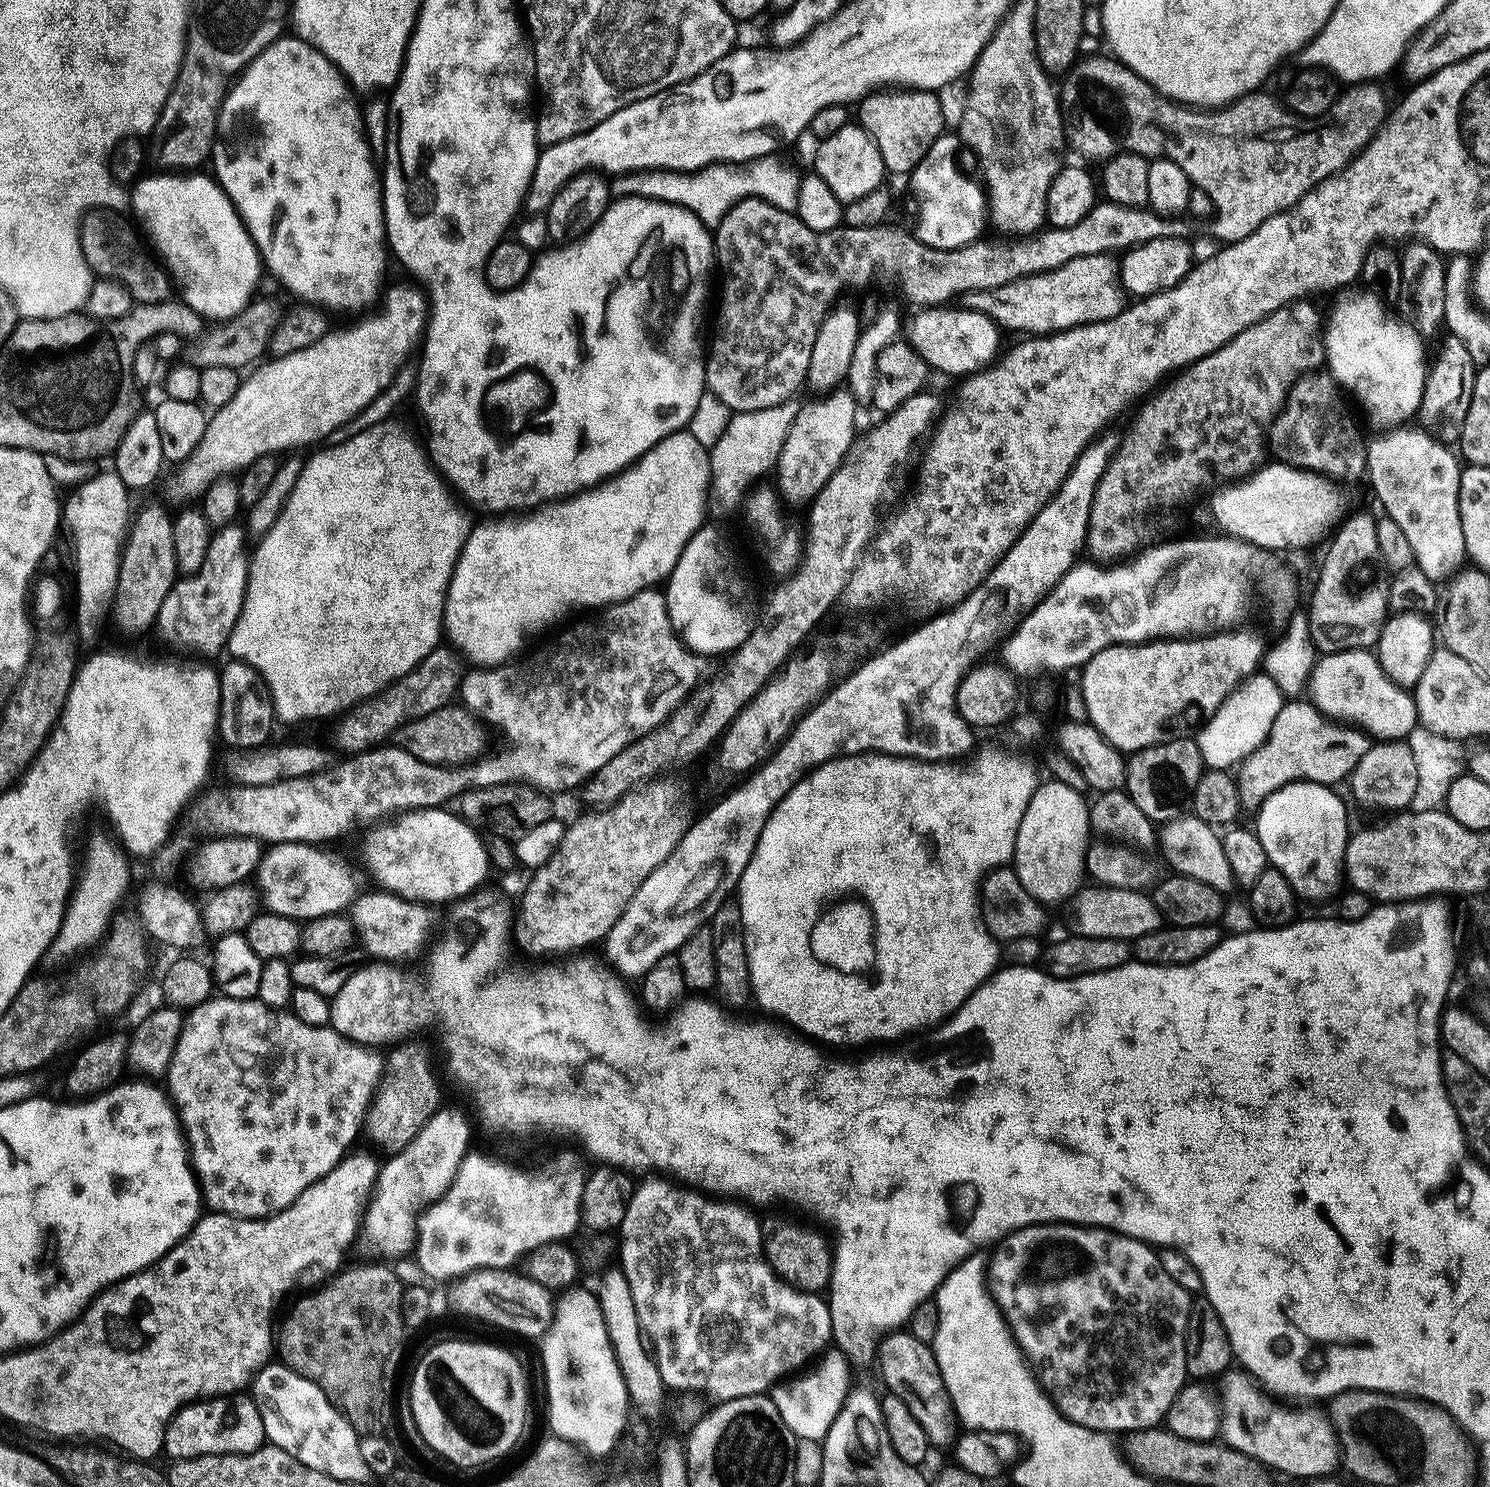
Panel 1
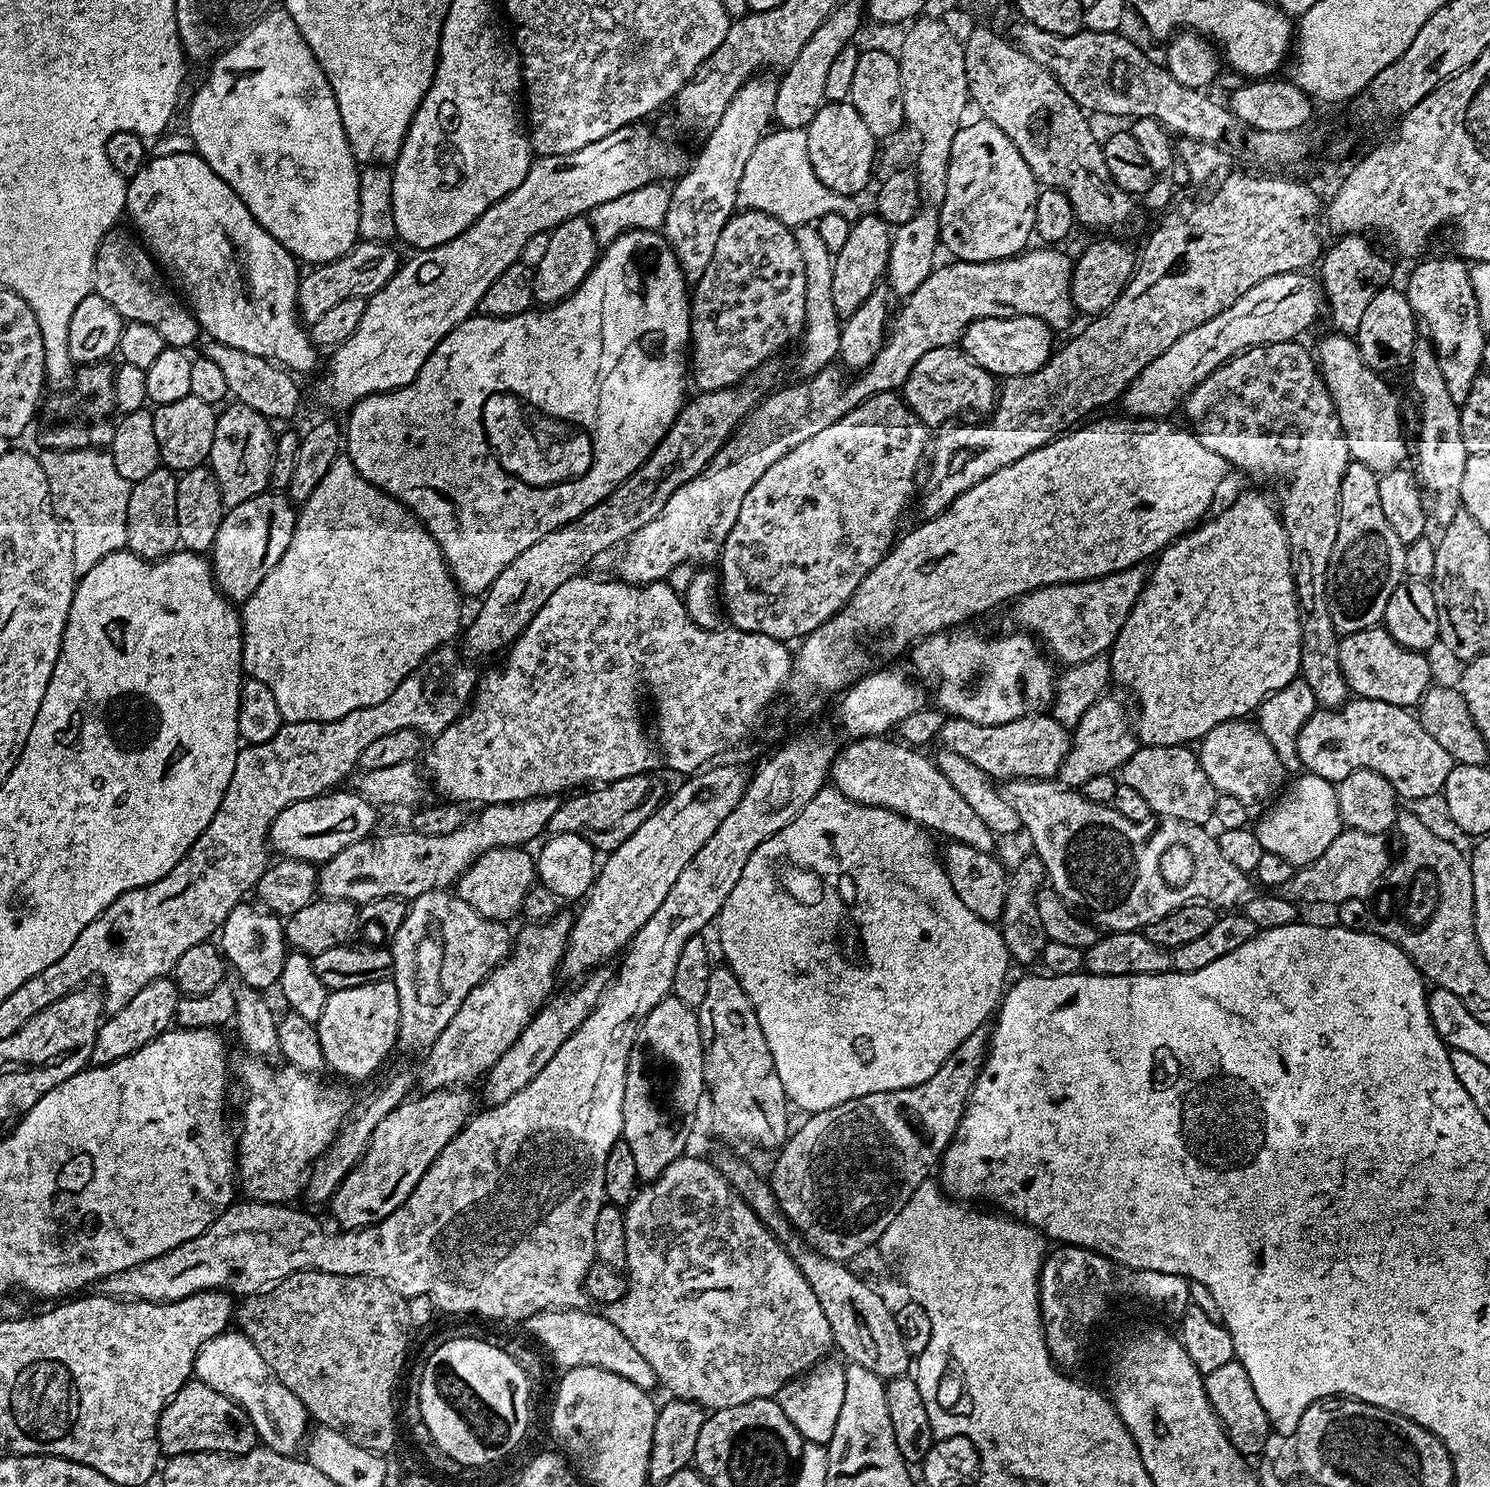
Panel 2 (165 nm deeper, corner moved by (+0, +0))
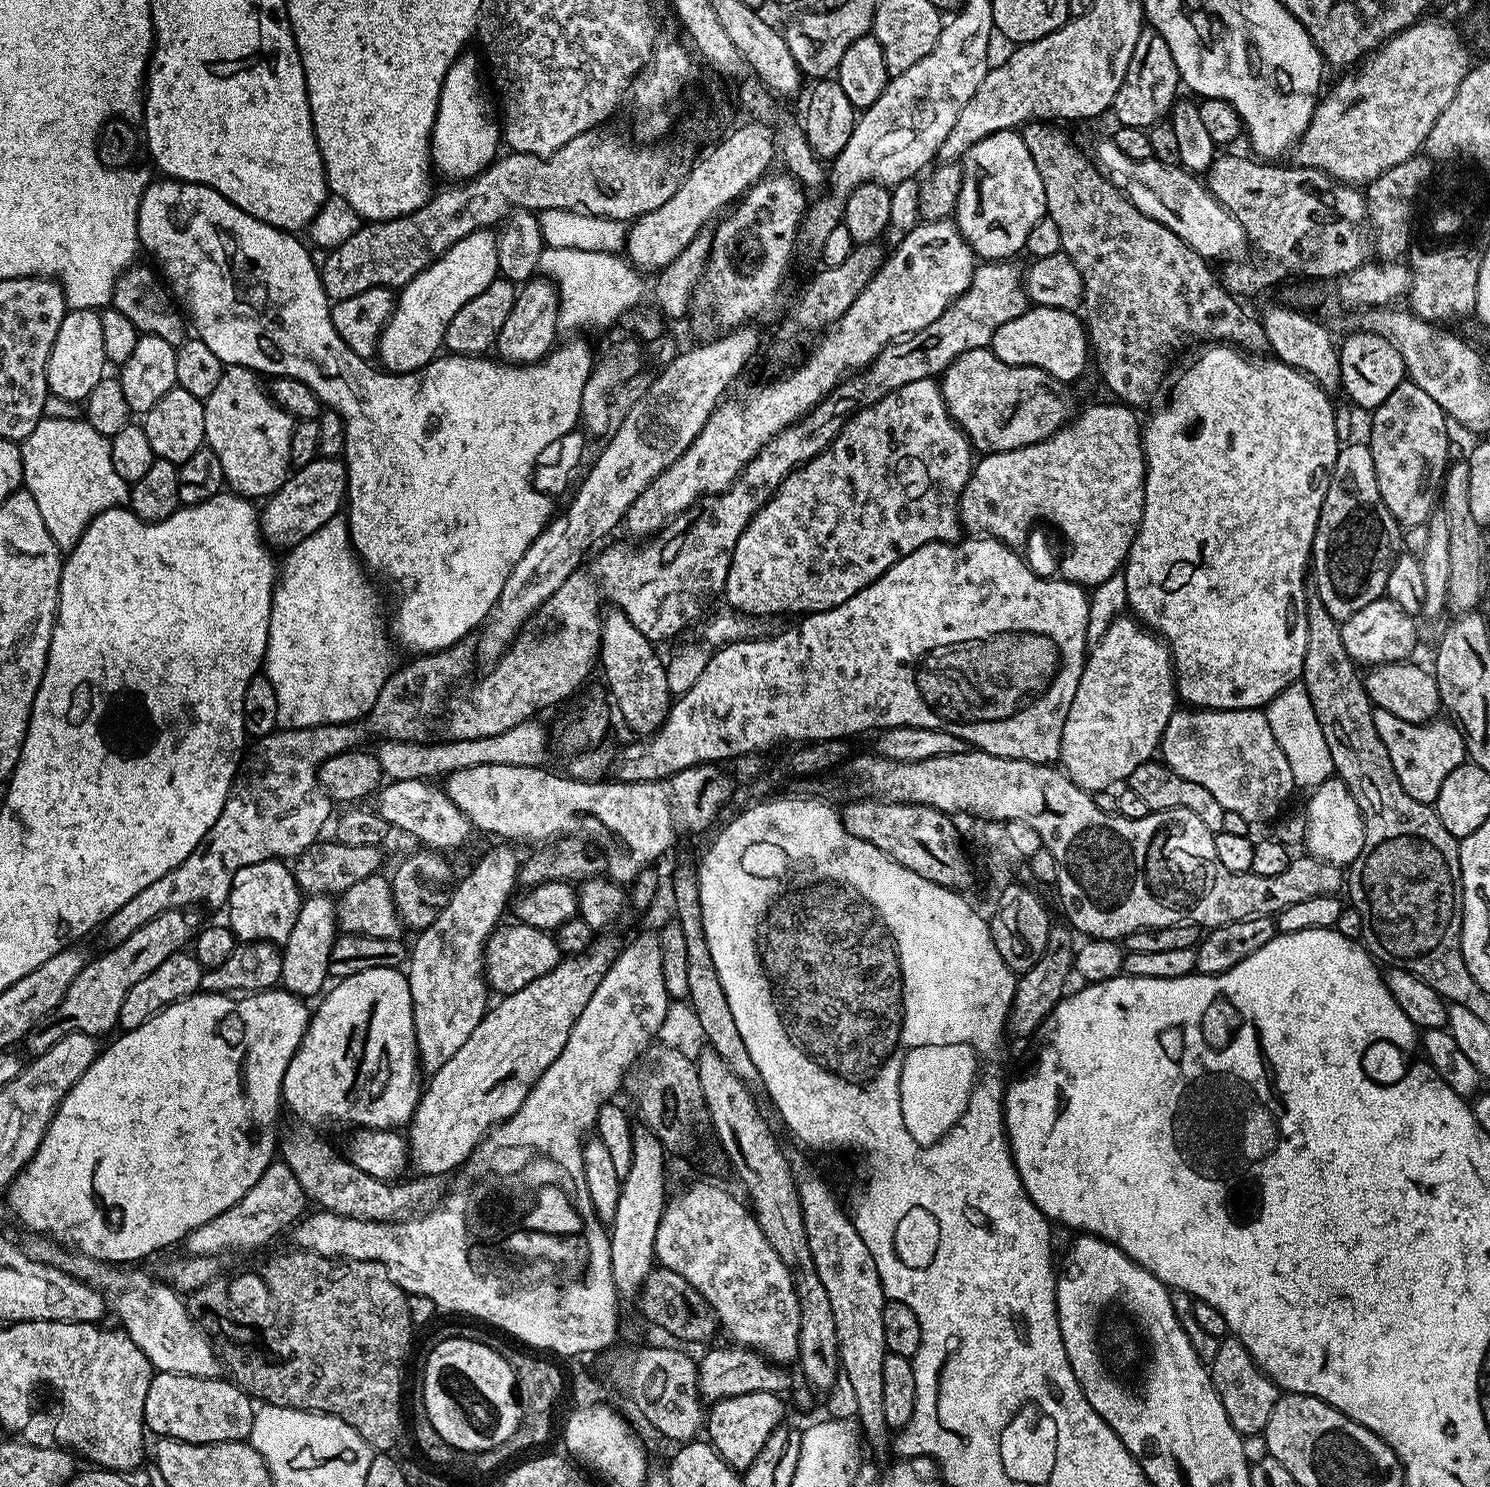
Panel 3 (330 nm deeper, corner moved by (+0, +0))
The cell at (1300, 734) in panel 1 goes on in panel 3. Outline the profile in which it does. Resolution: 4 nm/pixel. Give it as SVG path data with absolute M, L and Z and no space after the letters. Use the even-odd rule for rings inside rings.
M1381 708L1374 711L1374 726L1378 729L1378 738L1382 738L1382 746L1386 746L1390 762L1394 762L1394 770L1398 774L1398 782L1402 782L1402 790L1406 790L1410 798L1423 804L1435 805L1438 790L1442 790L1442 782L1446 782L1453 770L1466 760L1464 738L1460 729L1455 723L1440 719L1433 718L1426 724L1415 724L1402 718L1394 718L1394 714L1386 714L1386 710Z

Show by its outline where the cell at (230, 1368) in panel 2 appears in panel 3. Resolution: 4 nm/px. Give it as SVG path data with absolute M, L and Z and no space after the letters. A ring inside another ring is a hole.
M32 1238L26 1244L26 1251L30 1258L77 1276L93 1288L99 1288L107 1297L107 1307L116 1311L116 1316L120 1319L119 1327L131 1338L134 1346L138 1346L138 1350L146 1354L156 1372L177 1372L183 1376L213 1378L221 1375L222 1365L217 1349L212 1349L213 1341L192 1320L181 1293L161 1279L151 1280L144 1272L121 1270L115 1264L105 1264L103 1260L73 1252L47 1238Z

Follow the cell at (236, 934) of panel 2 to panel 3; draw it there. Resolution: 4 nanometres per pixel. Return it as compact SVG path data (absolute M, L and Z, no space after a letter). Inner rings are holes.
M285 861L254 862L254 866L242 866L242 870L234 874L226 905L226 923L237 941L265 940L282 946L286 938L290 938L290 930L294 930L301 903L301 890L296 885L293 869Z

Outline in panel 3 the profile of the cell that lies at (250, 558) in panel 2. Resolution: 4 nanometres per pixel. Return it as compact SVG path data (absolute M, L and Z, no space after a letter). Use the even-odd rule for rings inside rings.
M317 458L295 469L277 492L263 501L259 509L260 534L273 549L291 550L298 542L310 538L326 522L337 519L346 504L348 470L340 458Z

